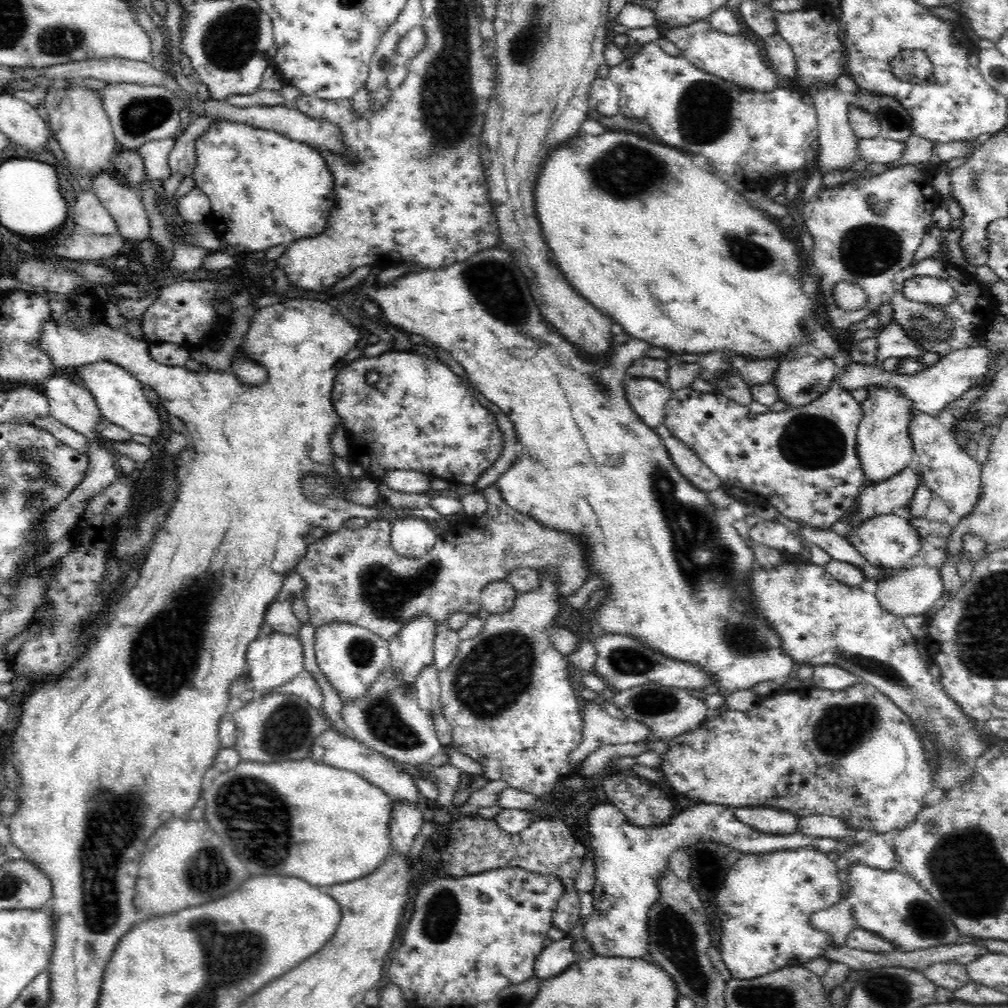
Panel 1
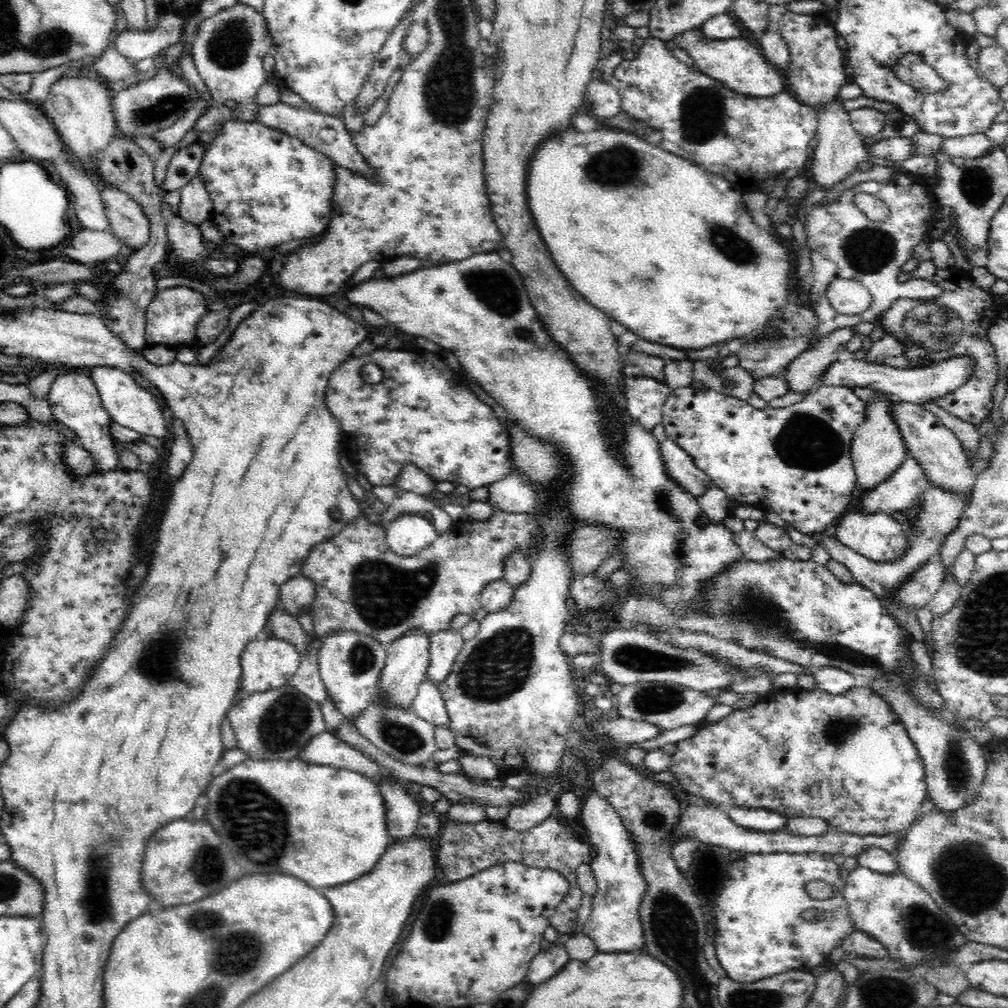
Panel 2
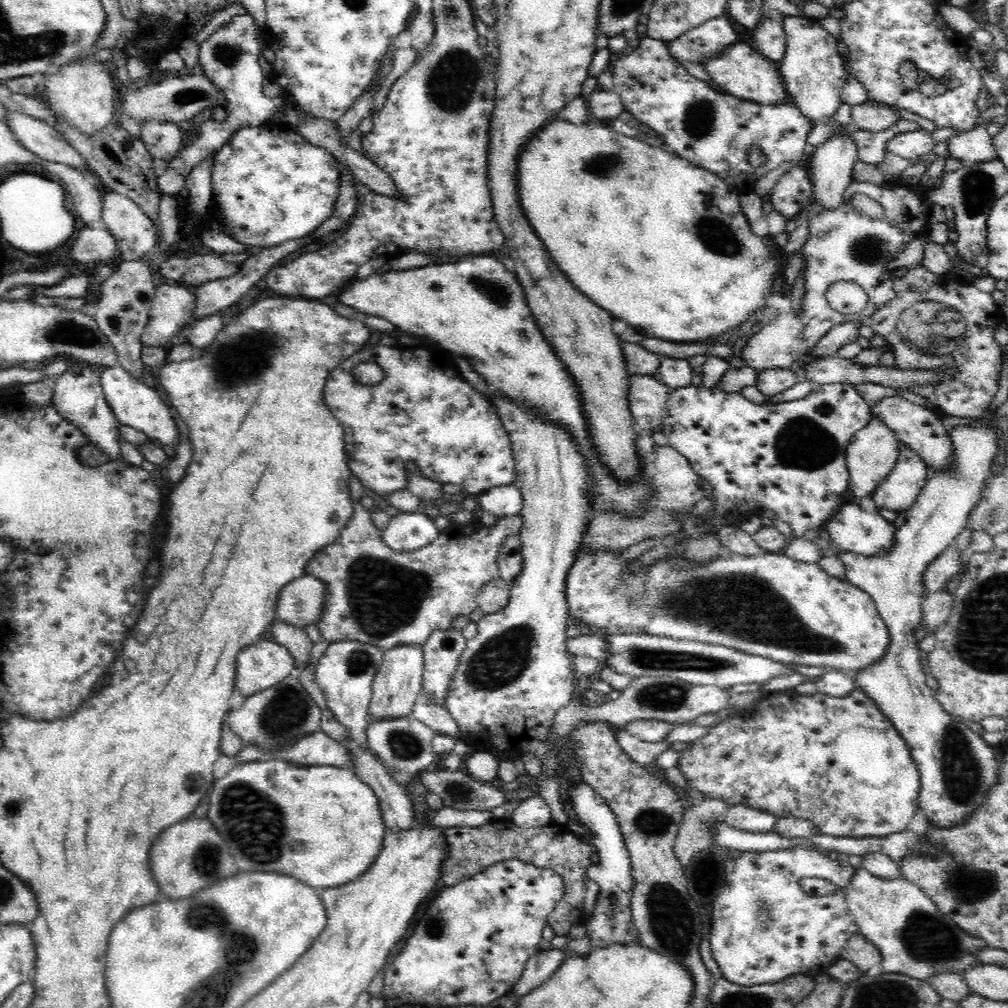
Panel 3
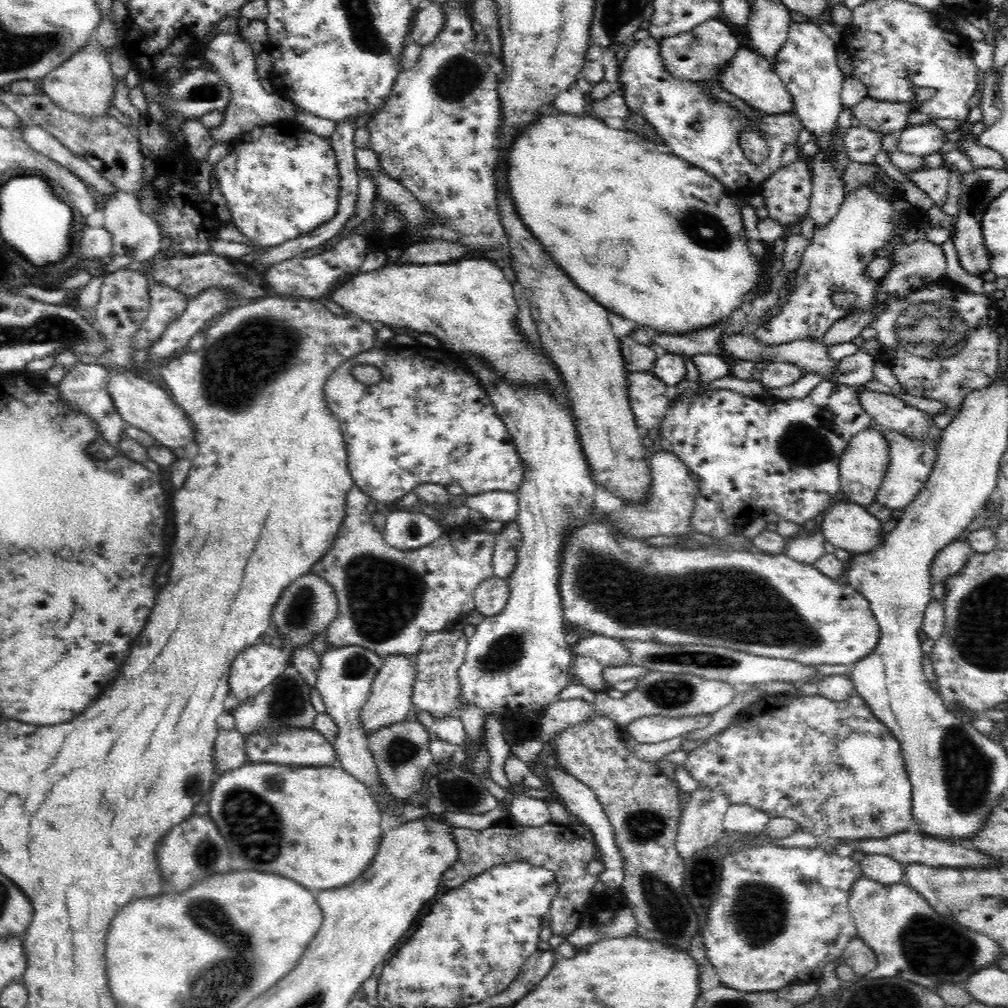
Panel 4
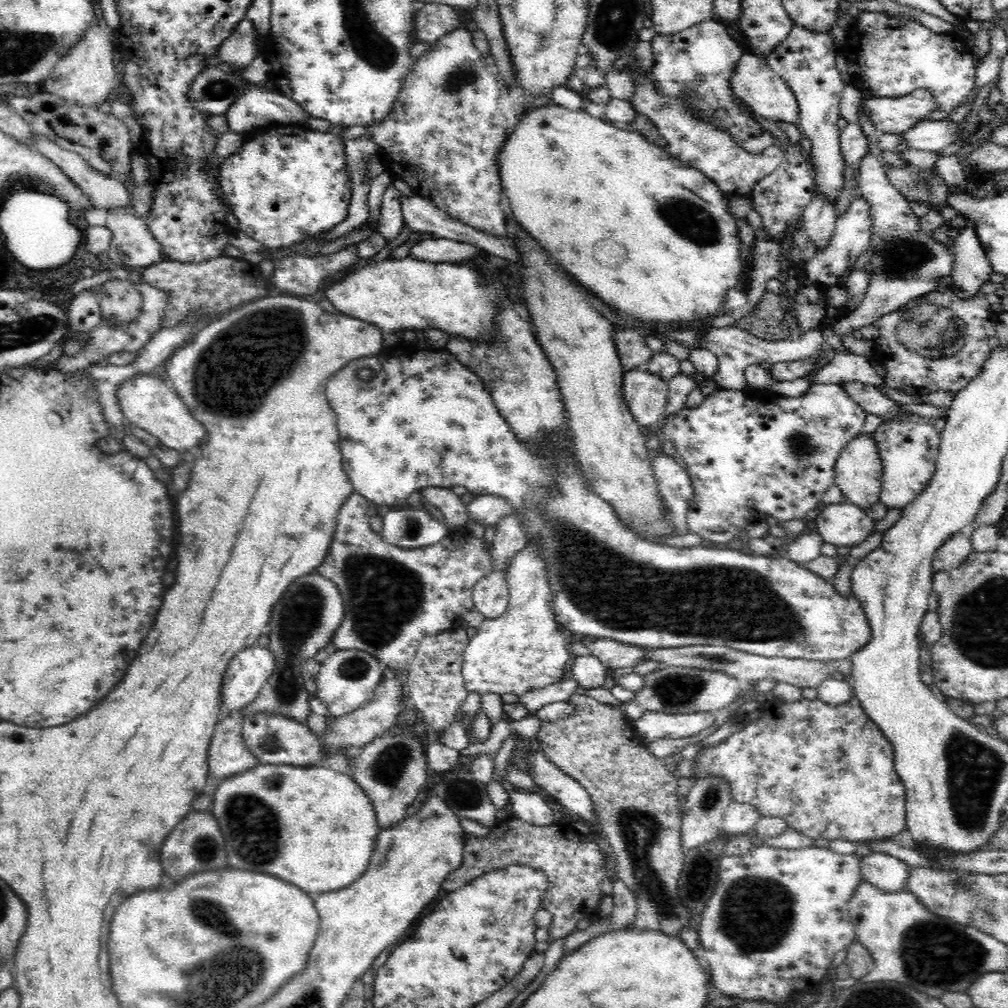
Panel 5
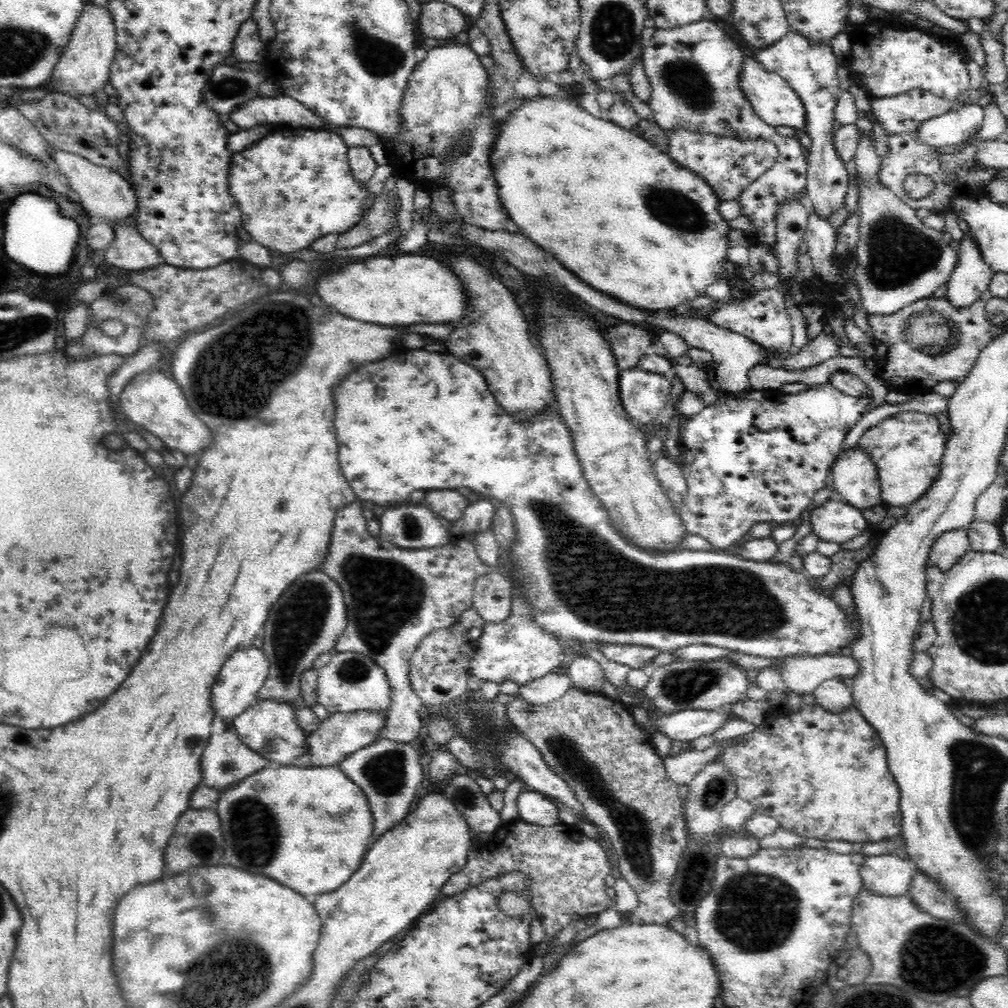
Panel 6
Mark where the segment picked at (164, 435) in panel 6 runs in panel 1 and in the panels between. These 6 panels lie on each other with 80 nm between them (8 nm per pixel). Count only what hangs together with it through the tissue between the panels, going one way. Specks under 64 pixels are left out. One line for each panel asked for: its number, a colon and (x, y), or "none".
1: (119, 396)
2: (129, 404)
3: (137, 405)
4: (147, 406)
5: (149, 402)

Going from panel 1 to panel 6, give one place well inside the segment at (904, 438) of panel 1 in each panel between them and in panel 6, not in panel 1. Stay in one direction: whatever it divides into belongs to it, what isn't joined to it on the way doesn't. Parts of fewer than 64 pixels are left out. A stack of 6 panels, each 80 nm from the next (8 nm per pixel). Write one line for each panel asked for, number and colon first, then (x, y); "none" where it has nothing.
2: (878, 449)
3: (873, 451)
4: (863, 465)
5: (858, 471)
6: (854, 474)

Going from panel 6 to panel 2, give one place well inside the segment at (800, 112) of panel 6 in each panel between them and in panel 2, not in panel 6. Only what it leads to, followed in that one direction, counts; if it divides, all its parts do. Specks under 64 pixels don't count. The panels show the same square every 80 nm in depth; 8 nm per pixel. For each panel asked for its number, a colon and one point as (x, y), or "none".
2: (734, 62)
3: (741, 70)
4: (749, 76)
5: (760, 88)

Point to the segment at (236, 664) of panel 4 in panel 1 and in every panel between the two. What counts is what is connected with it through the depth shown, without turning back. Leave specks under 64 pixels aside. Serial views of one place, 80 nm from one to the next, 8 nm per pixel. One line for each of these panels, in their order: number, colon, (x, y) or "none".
1: (277, 658)
2: (269, 664)
3: (263, 664)

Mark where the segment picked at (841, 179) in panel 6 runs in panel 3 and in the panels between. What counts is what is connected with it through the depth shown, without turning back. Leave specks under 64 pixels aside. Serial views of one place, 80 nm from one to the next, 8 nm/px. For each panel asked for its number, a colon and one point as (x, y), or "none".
3: (813, 72)
4: (807, 64)
5: (807, 60)

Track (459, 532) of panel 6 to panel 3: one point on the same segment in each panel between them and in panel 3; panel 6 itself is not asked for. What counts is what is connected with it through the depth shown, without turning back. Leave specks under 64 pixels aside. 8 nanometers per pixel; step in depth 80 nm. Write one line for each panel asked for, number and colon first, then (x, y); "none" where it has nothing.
3: (501, 501)
4: (501, 506)
5: (488, 510)

